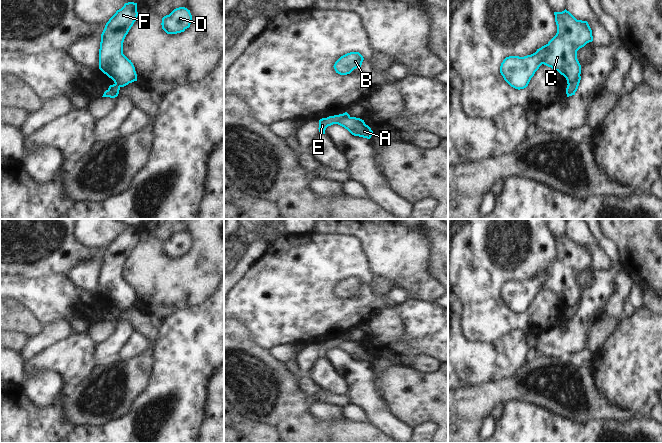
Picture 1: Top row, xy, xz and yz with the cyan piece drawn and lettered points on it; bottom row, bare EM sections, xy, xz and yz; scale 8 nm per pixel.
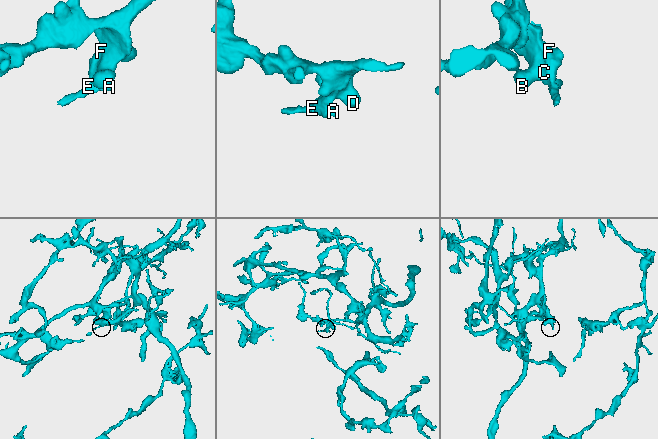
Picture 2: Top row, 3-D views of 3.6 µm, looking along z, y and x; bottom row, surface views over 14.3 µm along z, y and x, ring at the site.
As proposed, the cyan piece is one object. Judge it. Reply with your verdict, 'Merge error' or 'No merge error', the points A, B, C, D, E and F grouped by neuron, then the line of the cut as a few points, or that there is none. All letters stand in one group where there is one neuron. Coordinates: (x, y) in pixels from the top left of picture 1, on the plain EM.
Merge error. Groups: A E / B C D F. Split along yz (579, 299), (568, 308)

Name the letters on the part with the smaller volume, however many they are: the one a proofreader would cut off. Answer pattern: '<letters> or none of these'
A, E

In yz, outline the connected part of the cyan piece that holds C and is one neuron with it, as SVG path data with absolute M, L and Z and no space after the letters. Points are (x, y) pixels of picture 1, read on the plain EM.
M566 233L554 236L556 259L531 279L506 281L500 290L504 304L515 313L524 313L539 291L544 288L563 299L567 308L577 304L581 289L577 275L593 265L592 254L587 245L577 244Z

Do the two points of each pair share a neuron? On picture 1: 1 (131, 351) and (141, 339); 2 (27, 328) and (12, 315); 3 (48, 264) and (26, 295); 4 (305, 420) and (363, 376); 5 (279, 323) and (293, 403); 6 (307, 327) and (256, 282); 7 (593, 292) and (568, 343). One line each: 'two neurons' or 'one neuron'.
1: one neuron
2: one neuron
3: two neurons
4: two neurons
5: two neurons
6: one neuron
7: one neuron

